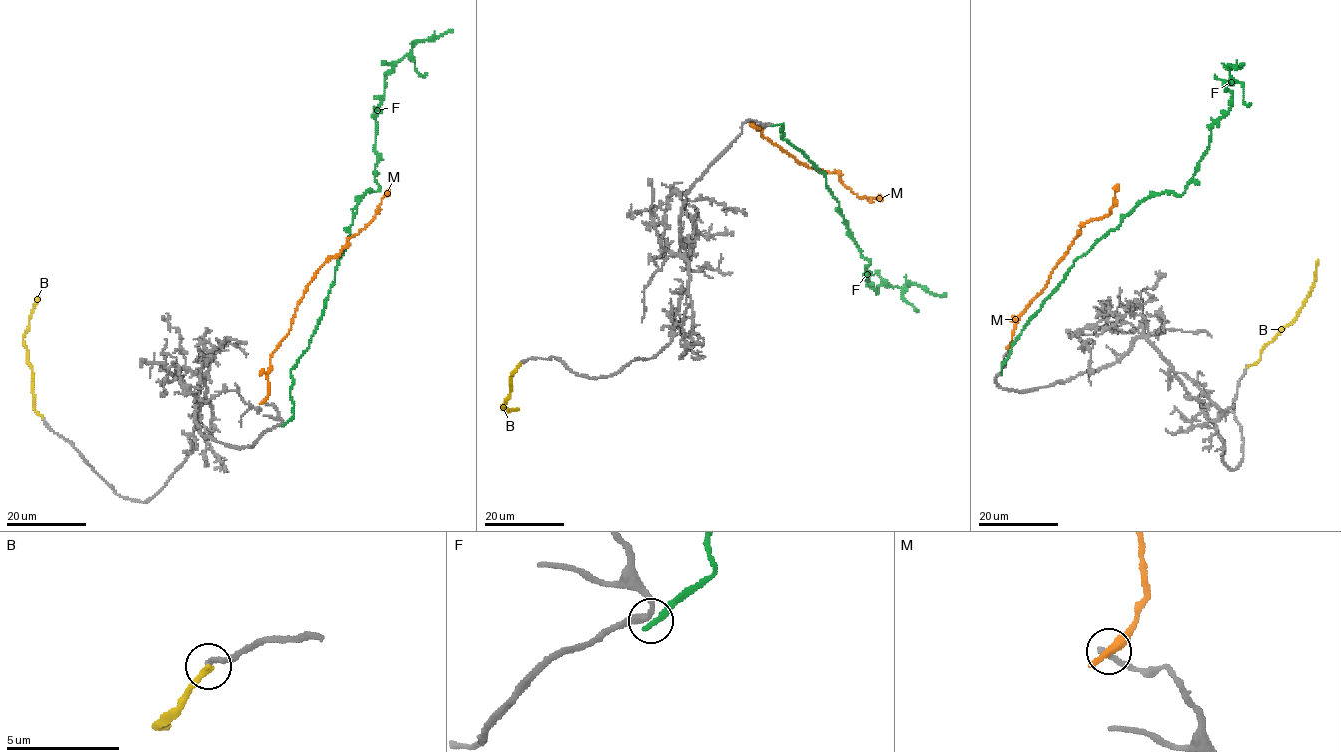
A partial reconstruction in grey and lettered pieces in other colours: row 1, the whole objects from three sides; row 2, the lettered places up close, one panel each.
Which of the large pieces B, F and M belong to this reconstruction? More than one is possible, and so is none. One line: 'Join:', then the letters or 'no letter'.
Join: no letter

